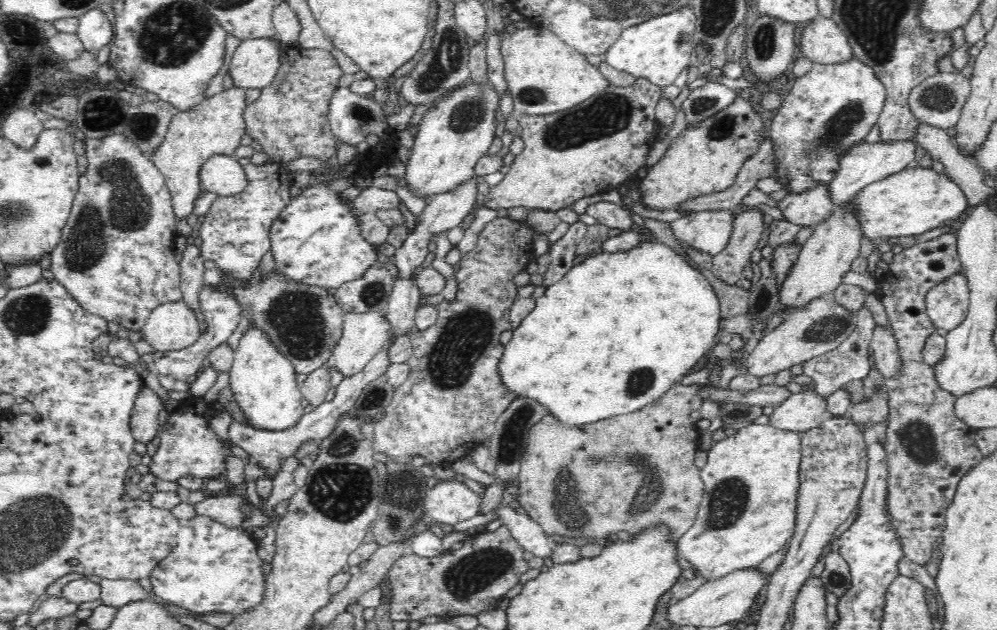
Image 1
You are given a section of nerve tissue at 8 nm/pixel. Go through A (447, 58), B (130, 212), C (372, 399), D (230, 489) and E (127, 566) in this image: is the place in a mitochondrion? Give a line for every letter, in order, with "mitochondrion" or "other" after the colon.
A: mitochondrion
B: mitochondrion
C: mitochondrion
D: other
E: other

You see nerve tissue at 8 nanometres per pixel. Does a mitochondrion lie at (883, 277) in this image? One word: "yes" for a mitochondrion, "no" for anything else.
no

